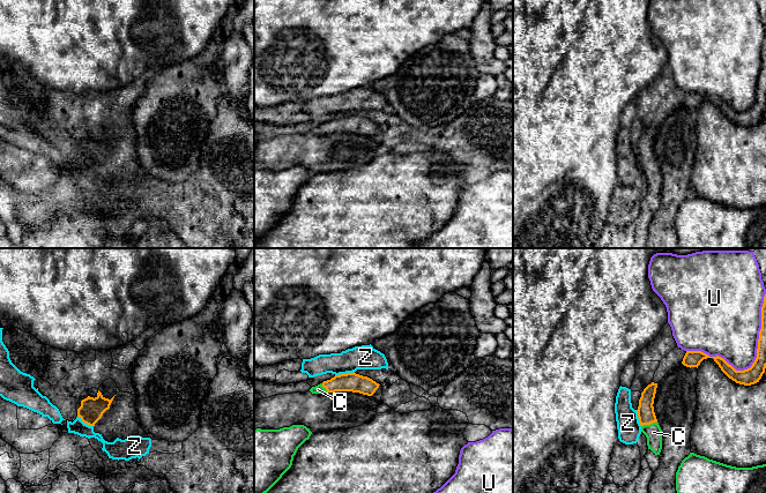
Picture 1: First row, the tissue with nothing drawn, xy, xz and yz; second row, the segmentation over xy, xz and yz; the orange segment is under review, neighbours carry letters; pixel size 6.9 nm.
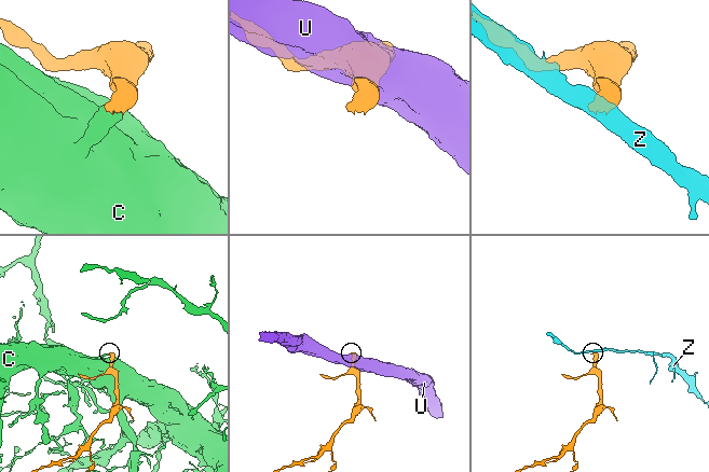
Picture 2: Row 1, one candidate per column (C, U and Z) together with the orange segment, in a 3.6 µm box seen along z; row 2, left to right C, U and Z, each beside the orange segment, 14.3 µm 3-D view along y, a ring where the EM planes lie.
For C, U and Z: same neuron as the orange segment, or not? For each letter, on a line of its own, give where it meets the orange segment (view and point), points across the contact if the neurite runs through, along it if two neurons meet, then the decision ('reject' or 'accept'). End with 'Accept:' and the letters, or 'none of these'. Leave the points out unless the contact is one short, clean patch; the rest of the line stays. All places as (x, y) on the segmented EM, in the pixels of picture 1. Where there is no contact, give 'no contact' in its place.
C: contact yz (648, 424); way yz (646, 415), (648, 424), (653, 432); accept
U: contact yz (755, 361); reject
Z: contact xz (344, 374); border xz (354, 371), (335, 375); reject
Accept: C

